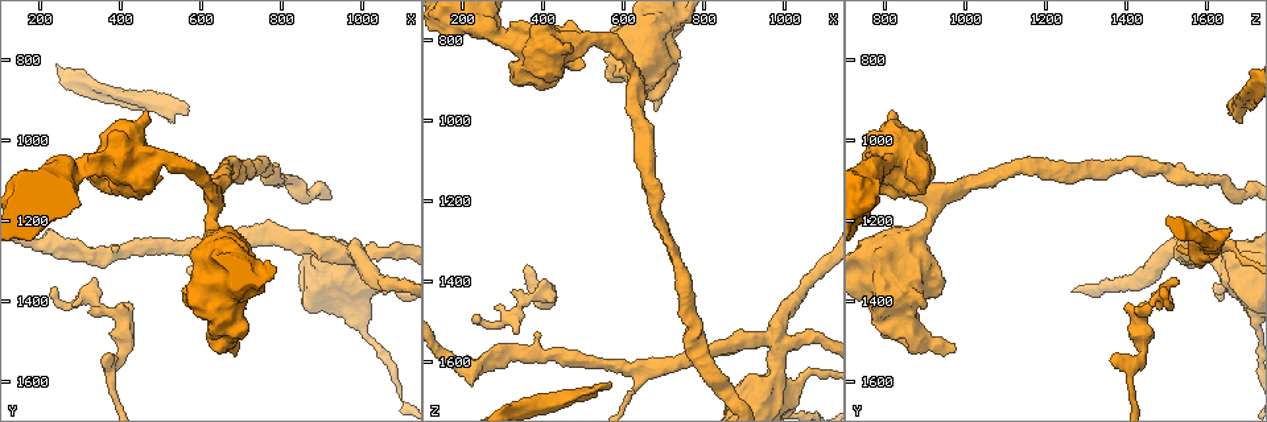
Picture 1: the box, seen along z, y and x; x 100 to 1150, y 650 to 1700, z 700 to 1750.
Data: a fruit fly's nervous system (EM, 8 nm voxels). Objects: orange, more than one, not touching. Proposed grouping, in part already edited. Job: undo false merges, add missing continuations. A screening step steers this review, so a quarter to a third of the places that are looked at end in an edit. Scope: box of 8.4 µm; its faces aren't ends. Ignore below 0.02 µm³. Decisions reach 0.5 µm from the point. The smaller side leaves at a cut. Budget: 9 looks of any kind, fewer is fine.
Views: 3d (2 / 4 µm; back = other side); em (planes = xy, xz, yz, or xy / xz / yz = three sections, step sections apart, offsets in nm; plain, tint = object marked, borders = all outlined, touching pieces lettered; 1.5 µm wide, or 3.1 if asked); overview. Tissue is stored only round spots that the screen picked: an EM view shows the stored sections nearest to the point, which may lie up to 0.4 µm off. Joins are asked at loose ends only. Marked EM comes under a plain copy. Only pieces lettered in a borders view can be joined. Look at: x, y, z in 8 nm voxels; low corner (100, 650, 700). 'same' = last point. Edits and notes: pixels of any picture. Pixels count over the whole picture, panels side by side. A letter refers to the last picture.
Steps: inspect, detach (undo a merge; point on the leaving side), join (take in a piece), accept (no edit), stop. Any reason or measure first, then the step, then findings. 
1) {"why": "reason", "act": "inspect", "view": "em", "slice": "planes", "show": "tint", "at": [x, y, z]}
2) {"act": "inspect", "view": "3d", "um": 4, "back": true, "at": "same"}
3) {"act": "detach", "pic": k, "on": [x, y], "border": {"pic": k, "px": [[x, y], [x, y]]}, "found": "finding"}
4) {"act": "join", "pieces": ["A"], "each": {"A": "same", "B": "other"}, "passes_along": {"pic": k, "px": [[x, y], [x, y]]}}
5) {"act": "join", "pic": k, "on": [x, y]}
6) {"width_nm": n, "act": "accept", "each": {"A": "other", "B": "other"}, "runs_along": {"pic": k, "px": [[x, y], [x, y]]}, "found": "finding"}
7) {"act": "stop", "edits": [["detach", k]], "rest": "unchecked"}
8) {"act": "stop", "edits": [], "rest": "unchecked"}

{"why": "an open end", "act": "inspect", "view": "3d", "um": 2, "back": true, "at": [565, 920, 1655]}

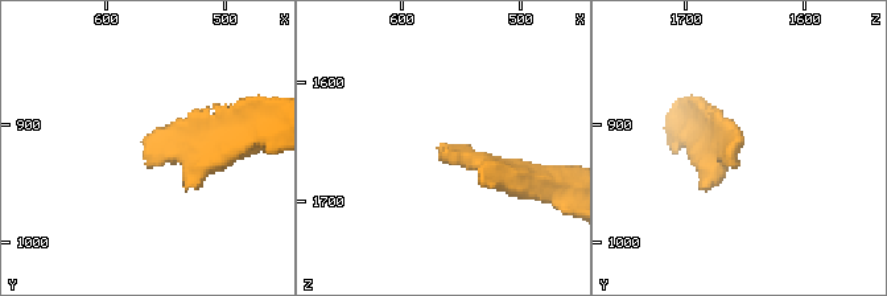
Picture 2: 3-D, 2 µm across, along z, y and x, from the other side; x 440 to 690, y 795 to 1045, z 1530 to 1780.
{"act": "inspect", "view": "em", "slice": "planes", "show": "borders", "at": [566, 922, 1656]}

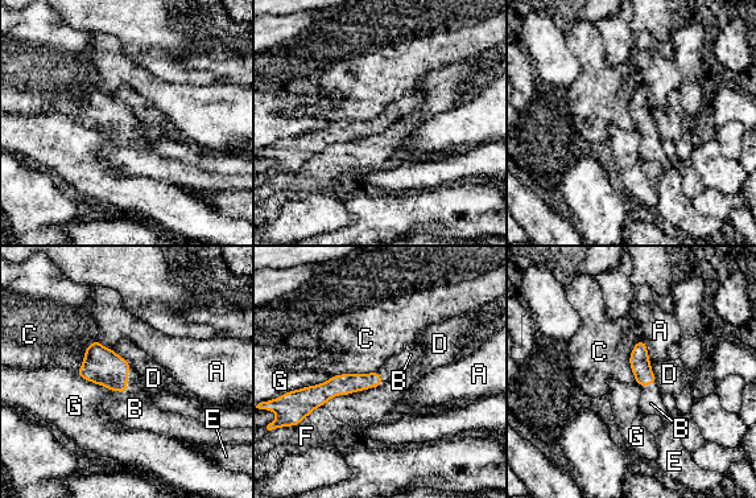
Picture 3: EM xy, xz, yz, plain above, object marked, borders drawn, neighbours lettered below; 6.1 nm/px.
{"act": "join", "pieces": ["B"], "each": {"A": "other", "B": "same", "C": "other", "D": "other", "E": "other", "F": "other", "G": "other"}, "found": "the neuron continues"}

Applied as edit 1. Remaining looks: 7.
{"why": "sharp bend", "act": "inspect", "view": "em", "slice": "xz", "step": 8, "show": "borders", "at": [980, 1280, 1545]}

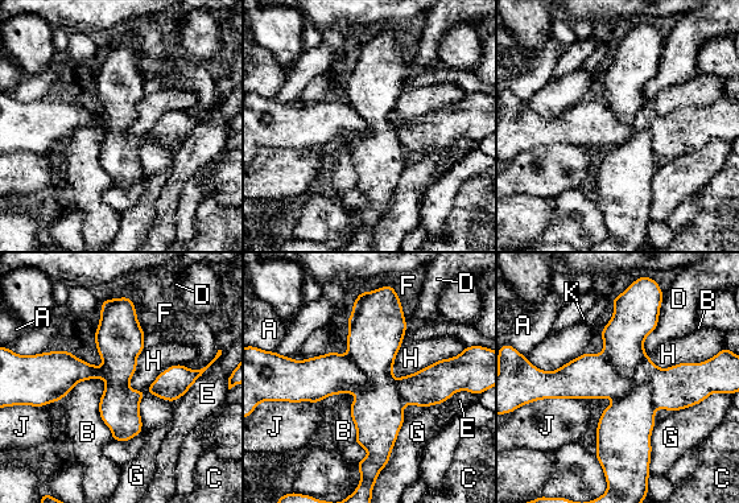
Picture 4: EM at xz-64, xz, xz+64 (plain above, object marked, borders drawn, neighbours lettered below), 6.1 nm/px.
{"why": "cut it another way", "act": "inspect", "view": "em", "slice": "planes", "show": "borders", "at": "same"}

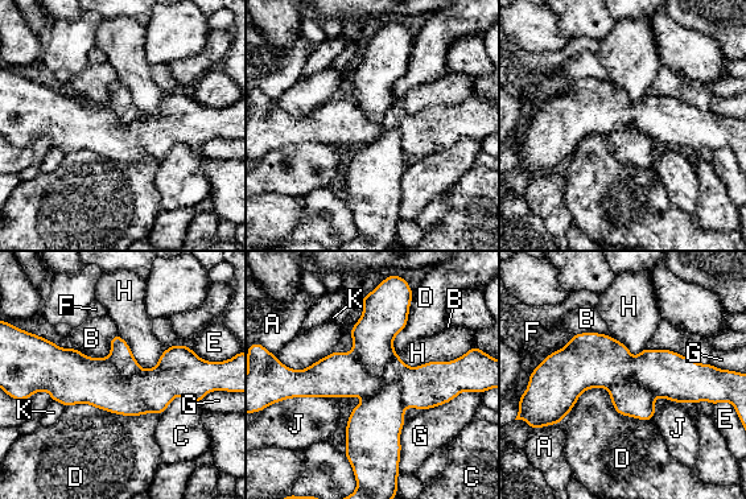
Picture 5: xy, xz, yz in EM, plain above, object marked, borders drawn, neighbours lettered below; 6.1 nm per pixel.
{"act": "detach", "pic": 5, "on": [432, 384], "each": {"A": "other", "B": "other", "C": "other", "D": "other", "E": "other", "F": "other", "G": "other", "H": "other", "J": "other", "K": "other"}, "border": {"pic": 5, "px": [[363, 399], [398, 382], [404, 408]]}, "found": "a second neuron is stuck on"}

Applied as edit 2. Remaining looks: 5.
{"act": "inspect", "view": "overview"}

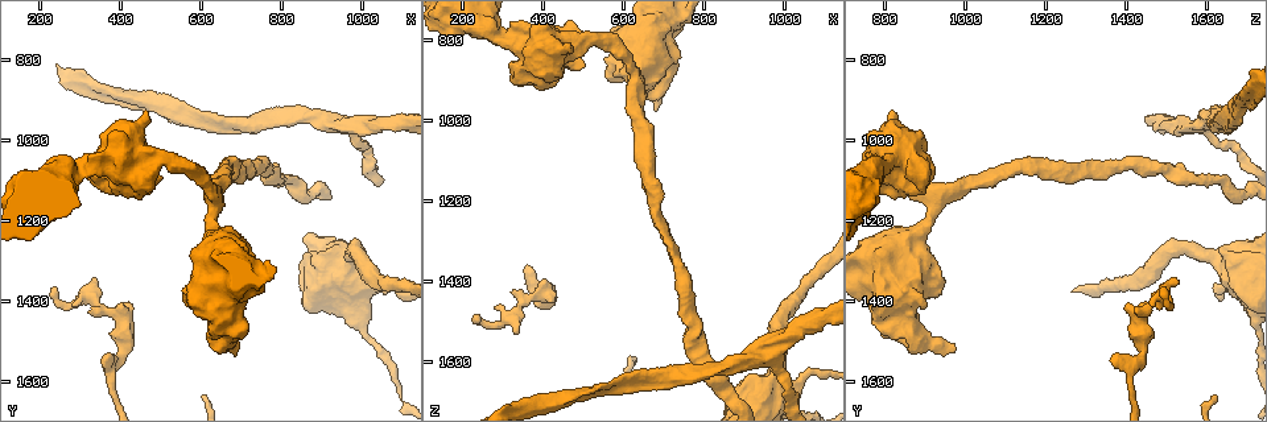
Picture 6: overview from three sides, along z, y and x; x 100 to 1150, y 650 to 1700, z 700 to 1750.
{"why": "an open end", "act": "inspect", "view": "em", "slice": "xz", "step": 4, "show": "tint", "at": [360, 1540, 1370]}

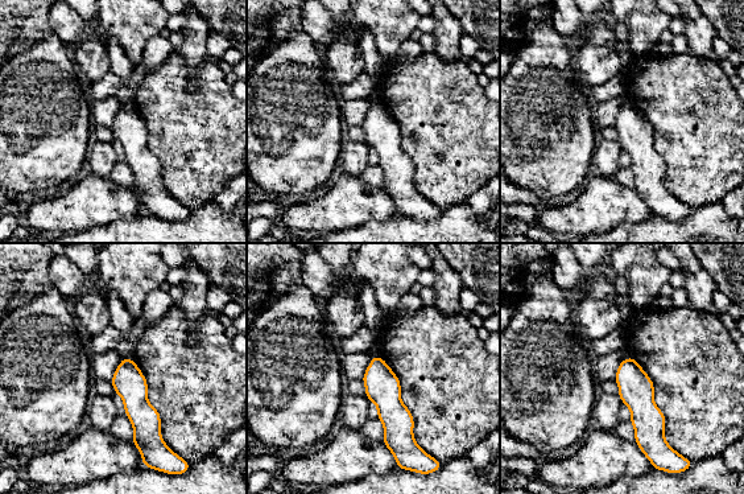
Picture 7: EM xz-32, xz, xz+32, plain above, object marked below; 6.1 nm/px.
{"why": "another direction", "act": "inspect", "view": "em", "slice": "xy", "step": 4, "show": "borders", "at": "same"}

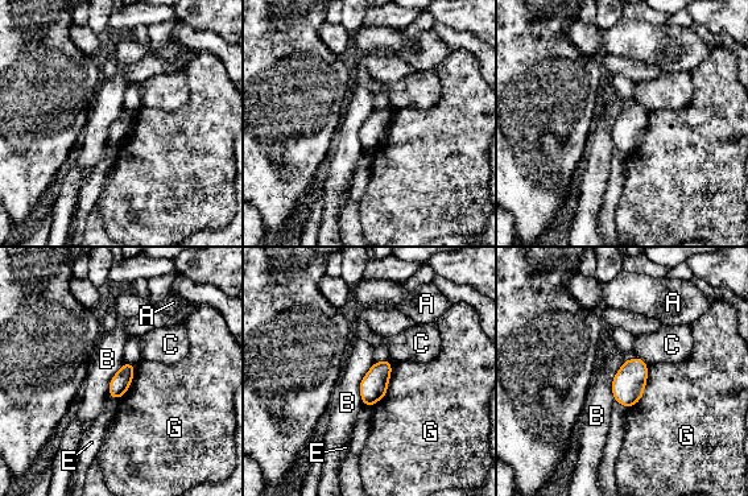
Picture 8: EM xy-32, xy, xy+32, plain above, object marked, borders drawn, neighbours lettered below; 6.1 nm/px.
{"longest_contact_nm": ["G", 300], "act": "accept", "each": {"A": "other", "B": "other", "C": "other", "E": "other", "G": "other"}, "found": "none of them fits"}

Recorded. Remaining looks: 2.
{"why": "stops while still wide", "act": "inspect", "view": "em", "slice": "planes", "show": "borders", "at": [460, 920, 815]}

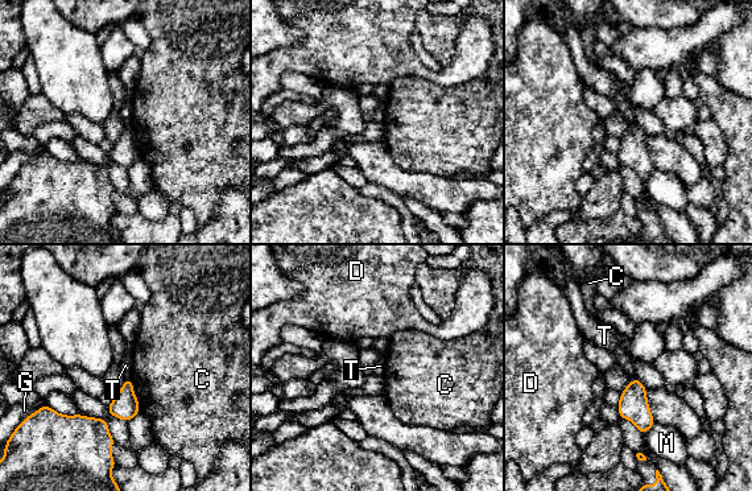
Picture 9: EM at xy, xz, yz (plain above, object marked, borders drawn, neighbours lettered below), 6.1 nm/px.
{"act": "accept", "each": {"C": "other", "D": "other", "G": "other", "M": "other", "T": "other"}, "border": {"pic": 9, "px": [[125, 378], [131, 379]]}, "found": "no lettered piece goes on from it"}

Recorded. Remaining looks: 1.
{"act": "stop", "edits": [["join", 3], ["detach", 5]], "rest": "unchecked"}

